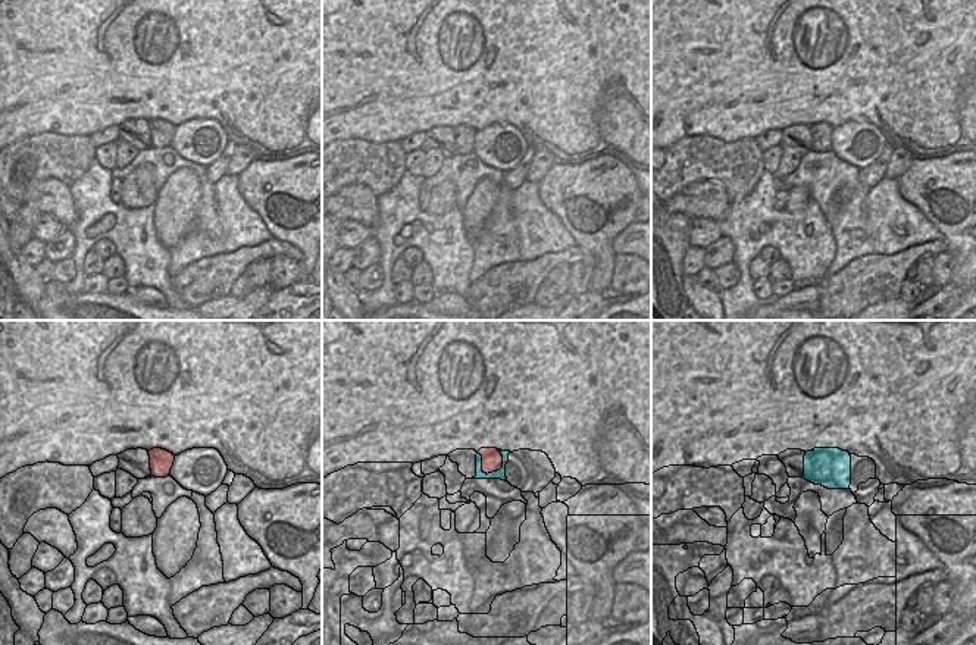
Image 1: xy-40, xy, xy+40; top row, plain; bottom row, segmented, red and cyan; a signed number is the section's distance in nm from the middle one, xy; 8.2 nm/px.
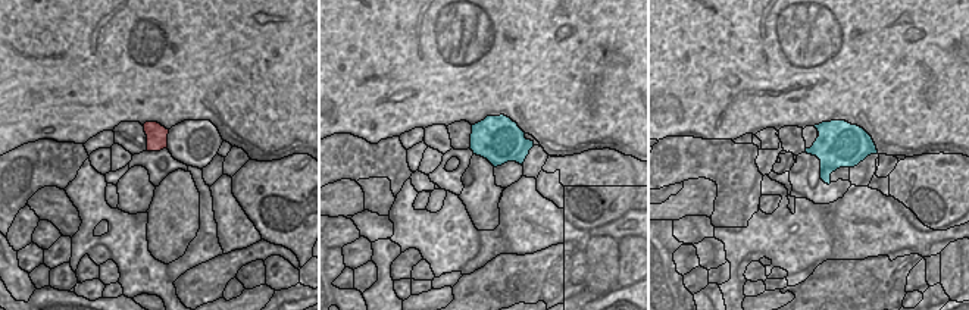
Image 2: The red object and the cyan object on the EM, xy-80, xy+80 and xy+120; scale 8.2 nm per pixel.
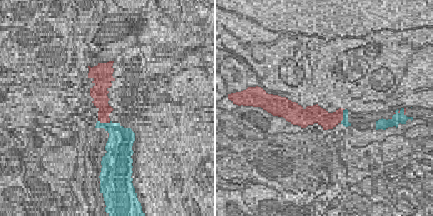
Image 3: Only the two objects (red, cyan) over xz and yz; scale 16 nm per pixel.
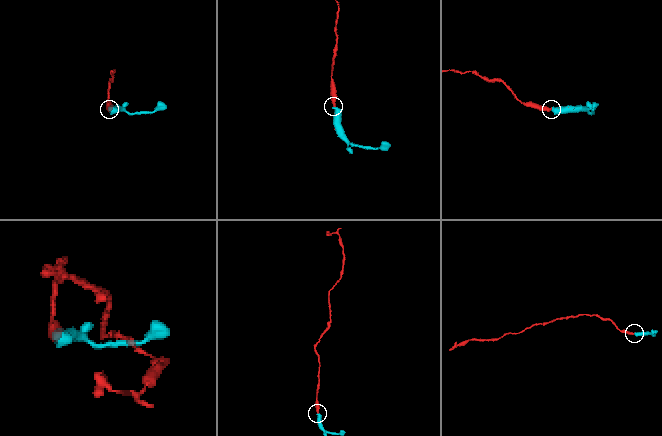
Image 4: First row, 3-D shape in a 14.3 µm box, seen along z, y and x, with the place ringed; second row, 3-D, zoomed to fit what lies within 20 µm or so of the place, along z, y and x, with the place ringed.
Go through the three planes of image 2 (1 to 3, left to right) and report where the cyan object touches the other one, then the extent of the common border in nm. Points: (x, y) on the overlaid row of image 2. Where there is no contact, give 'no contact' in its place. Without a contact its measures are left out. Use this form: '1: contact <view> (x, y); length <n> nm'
1: no contact
2: no contact
3: contact xy+120 (818, 134); length 60 nm

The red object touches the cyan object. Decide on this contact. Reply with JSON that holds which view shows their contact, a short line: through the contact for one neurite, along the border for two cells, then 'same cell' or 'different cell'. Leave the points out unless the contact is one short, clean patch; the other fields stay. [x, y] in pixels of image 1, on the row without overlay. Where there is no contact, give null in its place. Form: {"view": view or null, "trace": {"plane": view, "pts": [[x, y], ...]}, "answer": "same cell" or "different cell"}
{"view": "xy", "answer": "different cell"}

